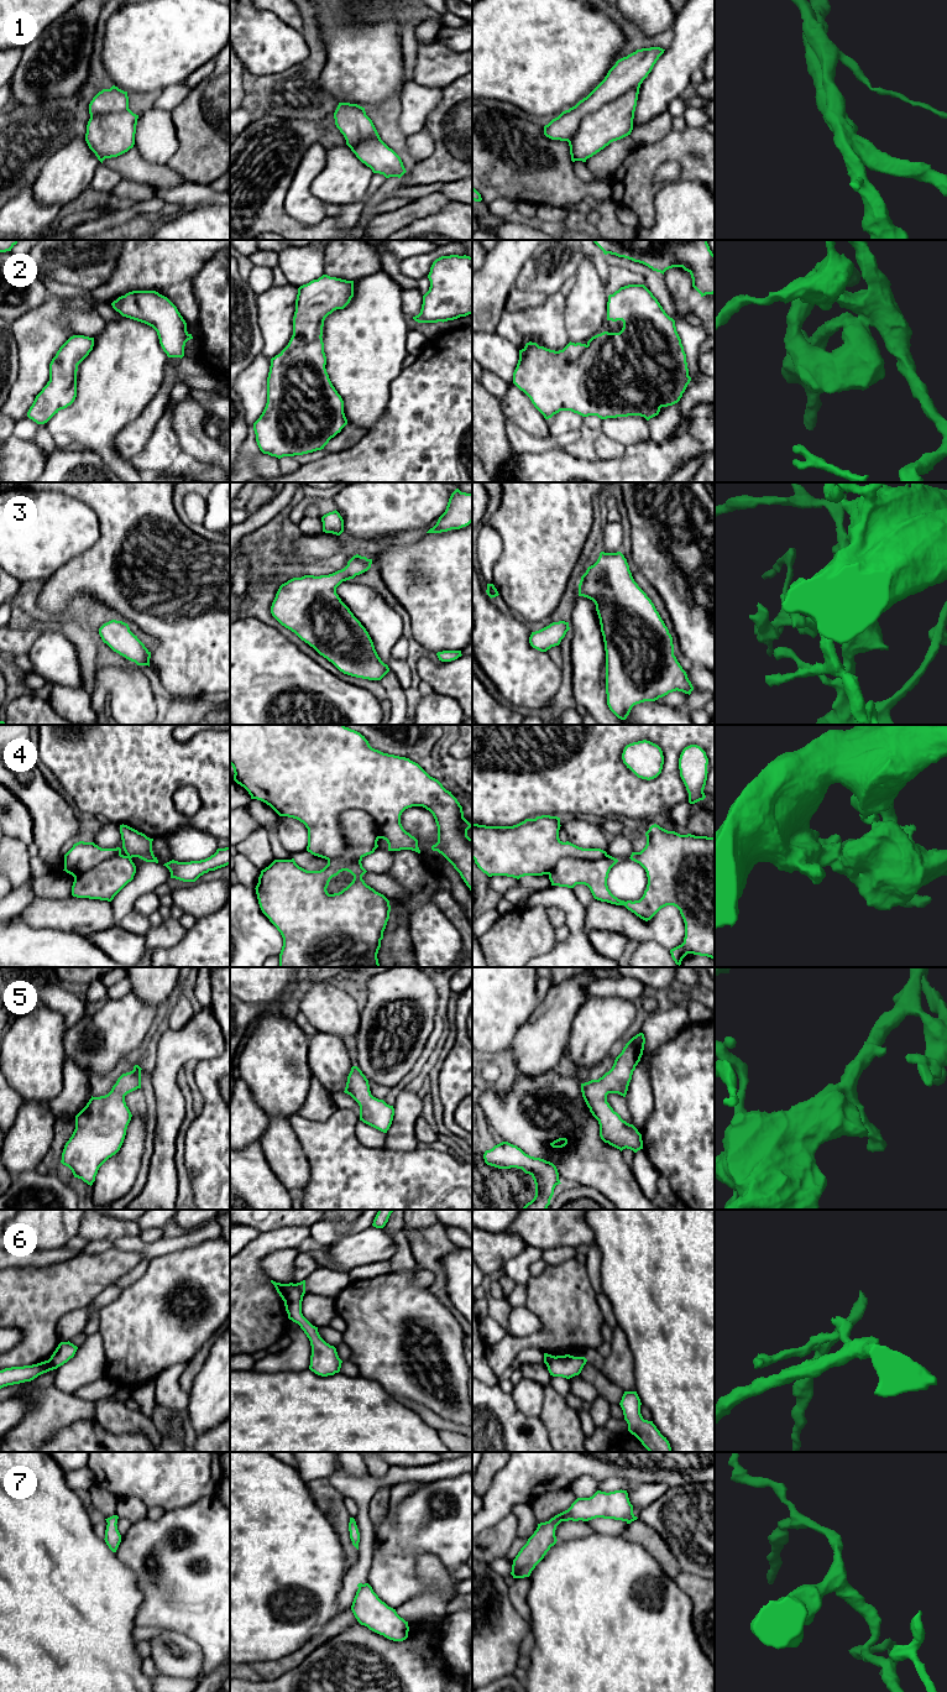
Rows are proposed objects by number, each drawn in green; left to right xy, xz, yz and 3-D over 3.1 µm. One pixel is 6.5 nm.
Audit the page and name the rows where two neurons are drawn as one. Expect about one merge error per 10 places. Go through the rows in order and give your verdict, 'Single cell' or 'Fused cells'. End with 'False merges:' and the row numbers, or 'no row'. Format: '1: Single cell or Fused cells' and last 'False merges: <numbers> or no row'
1: Single cell
2: Single cell
3: Single cell
4: Single cell
5: Single cell
6: Fused cells
7: Single cell
False merges: 6

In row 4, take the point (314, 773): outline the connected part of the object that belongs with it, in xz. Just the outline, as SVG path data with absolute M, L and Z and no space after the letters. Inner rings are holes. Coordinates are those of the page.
M230 725L230 764L234 780L248 792L251 799L266 803L279 816L303 822L308 829L307 851L328 861L320 871L307 871L294 858L274 860L261 871L255 888L258 904L283 938L278 967L380 967L377 954L391 905L383 894L365 883L362 876L367 871L361 861L375 852L380 839L387 841L388 851L412 850L420 853L418 840L401 824L401 815L408 808L423 806L433 814L438 842L431 850L454 866L472 892L472 839L467 836L471 824L464 818L462 806L451 792L409 758L372 748L365 736L344 725ZM342 871L354 876L352 882L341 892L329 894L330 879Z

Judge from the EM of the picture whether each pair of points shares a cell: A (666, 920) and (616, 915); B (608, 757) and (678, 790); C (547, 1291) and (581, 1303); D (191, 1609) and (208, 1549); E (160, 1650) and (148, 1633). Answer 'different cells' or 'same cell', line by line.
A: same cell
B: same cell
C: same cell
D: same cell
E: different cells

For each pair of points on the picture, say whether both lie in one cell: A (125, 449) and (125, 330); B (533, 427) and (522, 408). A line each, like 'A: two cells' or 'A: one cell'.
A: two cells
B: one cell

